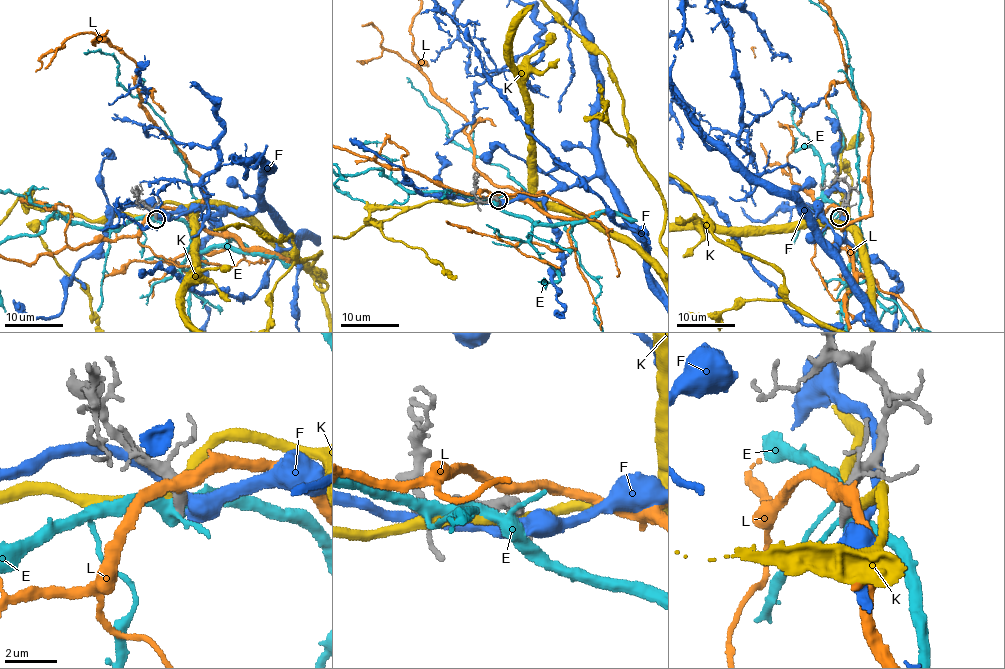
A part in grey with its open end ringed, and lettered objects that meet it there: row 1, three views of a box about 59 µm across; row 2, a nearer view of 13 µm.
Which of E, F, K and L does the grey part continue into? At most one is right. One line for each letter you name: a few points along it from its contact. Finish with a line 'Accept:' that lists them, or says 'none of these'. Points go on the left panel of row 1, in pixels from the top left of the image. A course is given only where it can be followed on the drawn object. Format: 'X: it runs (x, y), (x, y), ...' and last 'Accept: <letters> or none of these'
Accept: none of these

